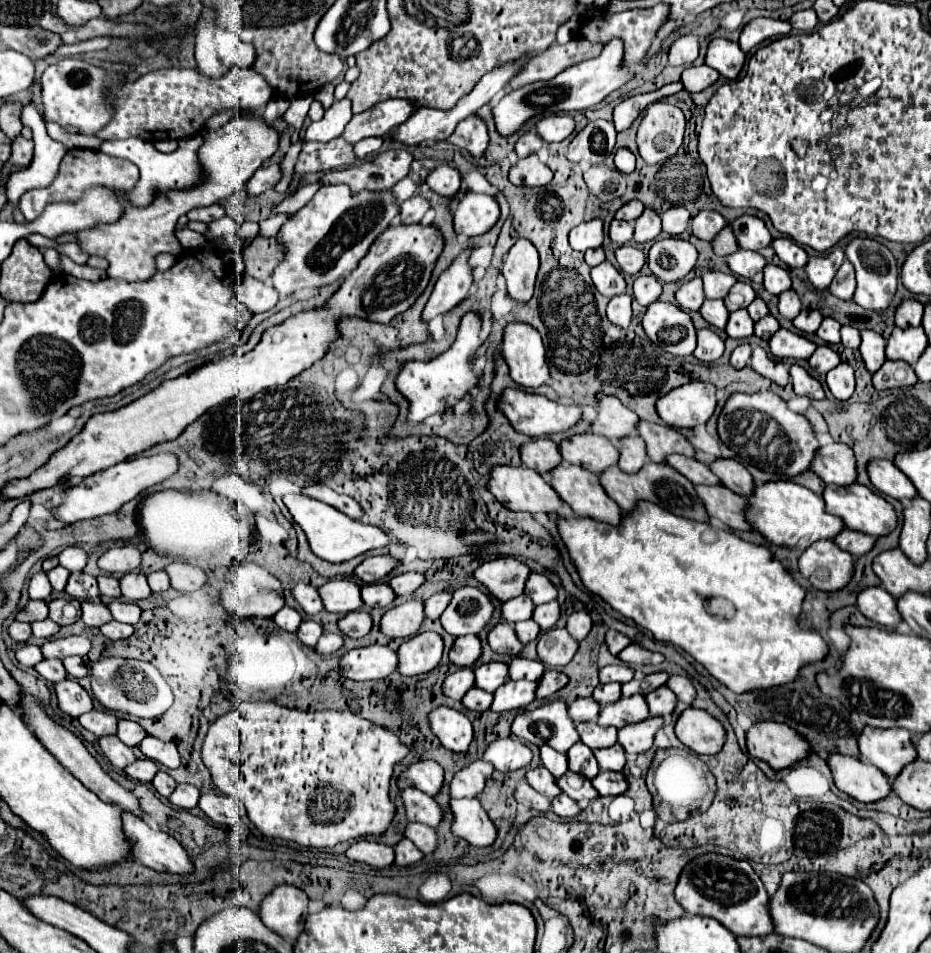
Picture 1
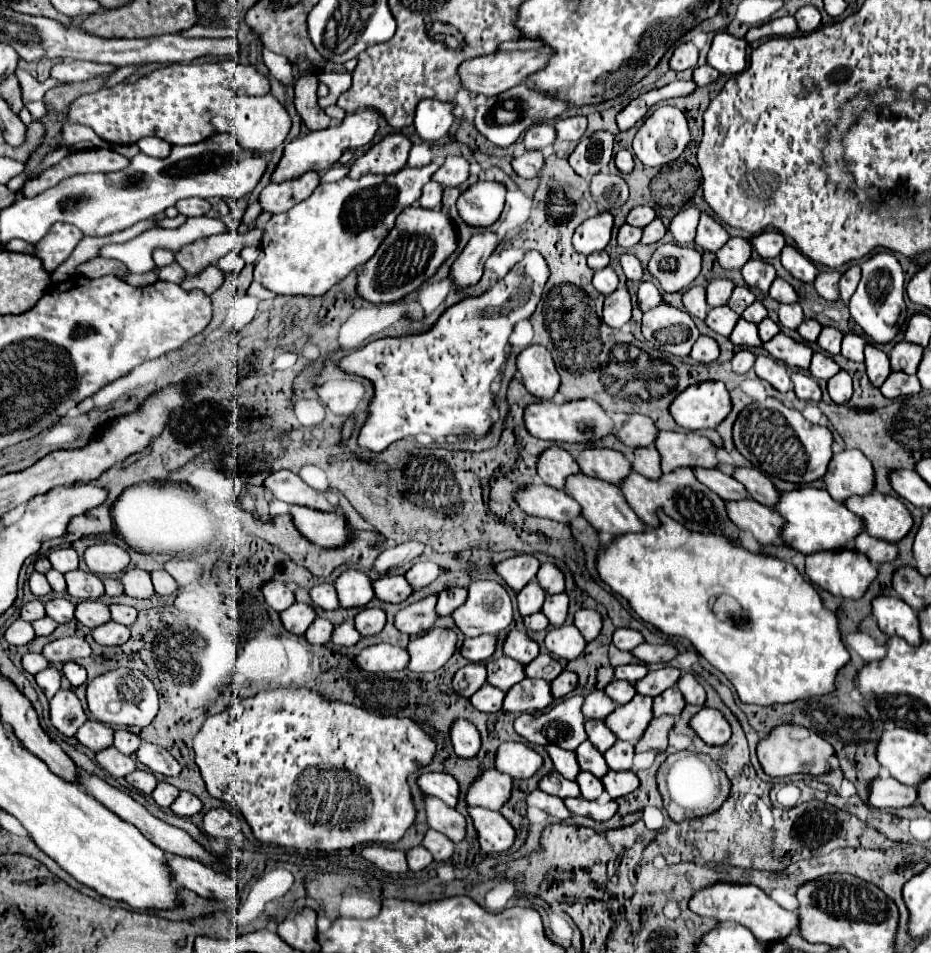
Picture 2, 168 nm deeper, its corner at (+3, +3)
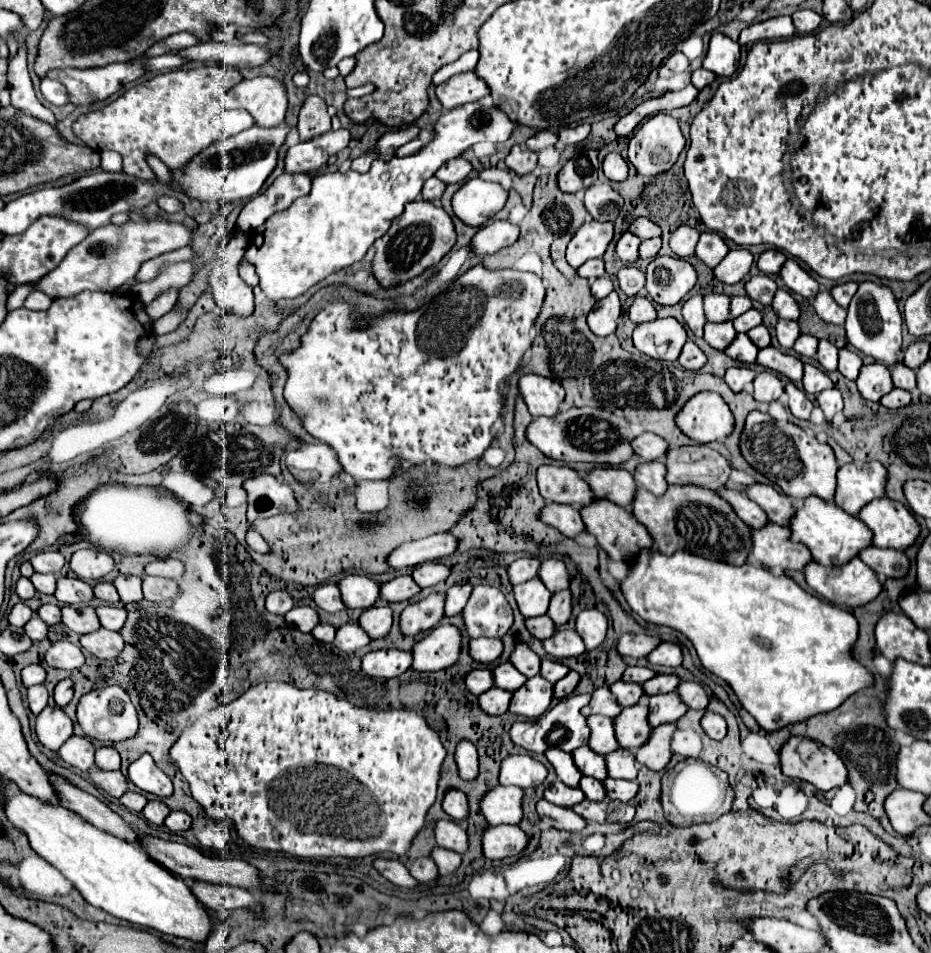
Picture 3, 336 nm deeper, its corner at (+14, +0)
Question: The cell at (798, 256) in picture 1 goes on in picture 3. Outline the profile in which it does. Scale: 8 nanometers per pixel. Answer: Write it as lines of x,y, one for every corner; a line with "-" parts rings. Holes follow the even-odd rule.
788,259
788,263
784,263
784,271
780,273
780,277
790,291
802,295
804,299
812,301
820,291
820,285
792,259

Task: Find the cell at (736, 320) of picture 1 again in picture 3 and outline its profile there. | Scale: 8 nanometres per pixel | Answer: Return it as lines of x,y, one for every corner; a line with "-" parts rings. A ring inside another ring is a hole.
738,333
738,337
734,339
732,347
726,349
726,355
740,361
740,363
756,363
756,355
758,355
758,347
748,339
746,333

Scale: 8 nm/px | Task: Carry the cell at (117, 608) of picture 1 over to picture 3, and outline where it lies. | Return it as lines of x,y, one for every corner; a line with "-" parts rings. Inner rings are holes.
106,605
106,607
96,607
96,615
100,619
100,625
110,631
120,631
124,621
126,621
126,609

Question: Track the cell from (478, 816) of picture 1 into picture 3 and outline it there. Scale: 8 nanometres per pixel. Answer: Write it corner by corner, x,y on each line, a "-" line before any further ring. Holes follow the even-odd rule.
496,825
484,833
482,845
484,845
486,859
494,861
494,859
506,859
506,857
518,855
520,851
526,849
528,841
530,837
520,827

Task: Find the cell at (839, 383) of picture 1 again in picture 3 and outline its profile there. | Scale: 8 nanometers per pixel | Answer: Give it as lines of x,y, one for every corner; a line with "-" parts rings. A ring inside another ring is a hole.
828,389
818,395
818,405
824,411
824,419
828,423
834,421
836,415
842,413
842,395
838,389

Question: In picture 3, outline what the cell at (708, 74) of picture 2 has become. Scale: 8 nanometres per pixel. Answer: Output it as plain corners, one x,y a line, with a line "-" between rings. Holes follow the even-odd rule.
696,69
696,71
692,73
692,85
694,85
696,89
704,89
704,87
710,85
714,79
716,79
716,75
714,75
712,71
706,71
706,69

